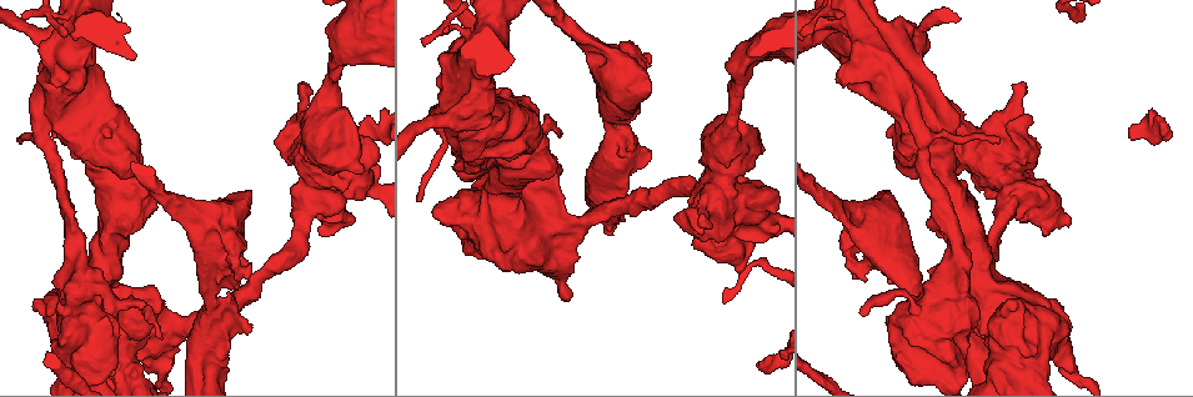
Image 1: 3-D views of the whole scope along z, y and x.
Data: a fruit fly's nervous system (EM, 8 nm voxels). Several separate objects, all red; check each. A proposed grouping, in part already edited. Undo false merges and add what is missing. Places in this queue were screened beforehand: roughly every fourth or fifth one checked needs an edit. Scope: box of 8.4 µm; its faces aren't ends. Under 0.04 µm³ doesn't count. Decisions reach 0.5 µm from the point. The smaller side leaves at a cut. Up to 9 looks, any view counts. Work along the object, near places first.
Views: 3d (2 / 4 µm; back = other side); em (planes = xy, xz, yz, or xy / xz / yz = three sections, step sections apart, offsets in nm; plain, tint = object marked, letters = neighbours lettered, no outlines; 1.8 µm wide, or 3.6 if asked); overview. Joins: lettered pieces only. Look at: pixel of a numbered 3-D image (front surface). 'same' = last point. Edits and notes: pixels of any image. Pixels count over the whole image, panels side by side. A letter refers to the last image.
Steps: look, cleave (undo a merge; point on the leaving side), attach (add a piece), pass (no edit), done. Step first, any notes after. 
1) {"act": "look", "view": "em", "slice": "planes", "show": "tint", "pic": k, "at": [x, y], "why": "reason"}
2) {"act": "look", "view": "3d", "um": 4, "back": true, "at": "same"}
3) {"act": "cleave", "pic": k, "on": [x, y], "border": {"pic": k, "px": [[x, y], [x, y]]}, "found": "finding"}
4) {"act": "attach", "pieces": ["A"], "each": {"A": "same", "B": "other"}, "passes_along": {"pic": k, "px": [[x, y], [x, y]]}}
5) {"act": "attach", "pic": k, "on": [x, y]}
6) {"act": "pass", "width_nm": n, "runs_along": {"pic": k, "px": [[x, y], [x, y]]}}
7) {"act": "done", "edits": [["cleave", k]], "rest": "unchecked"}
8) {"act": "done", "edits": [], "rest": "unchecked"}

{"act": "look", "view": "3d", "um": 4, "pic": 1, "at": [1008, 150], "why": "sudden change in width"}

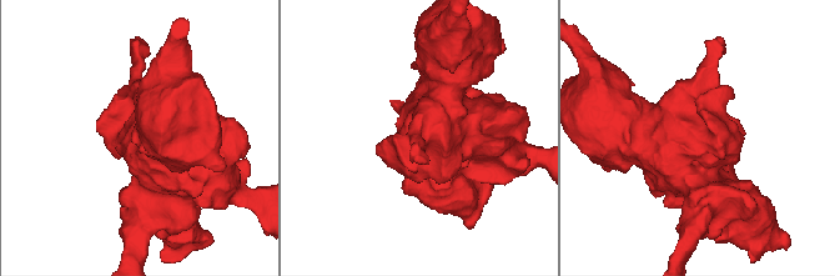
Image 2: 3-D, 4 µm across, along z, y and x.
{"act": "look", "view": "em", "slice": "planes", "show": "letters", "pic": 2, "at": [698, 137]}

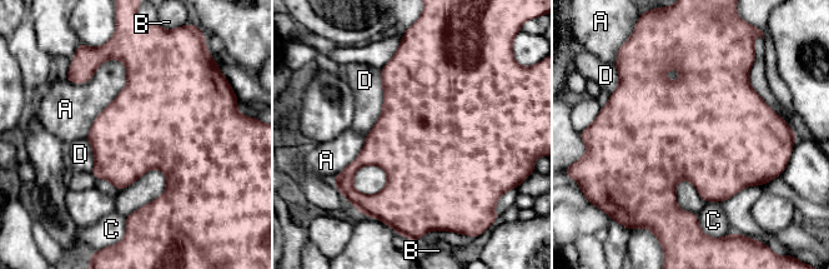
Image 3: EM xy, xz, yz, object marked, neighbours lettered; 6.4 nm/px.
{"act": "pass", "longest_contact_nm": ["A", 550], "each": {"A": "other", "B": "other", "C": "other", "D": "other"}, "border": {"pic": 3, "px": [[381, 70], [382, 113], [366, 135]]}, "found": "all the same neuron"}

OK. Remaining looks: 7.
{"act": "look", "view": "3d", "um": 4, "pic": 1, "at": [251, 190], "why": "stops while still wide"}

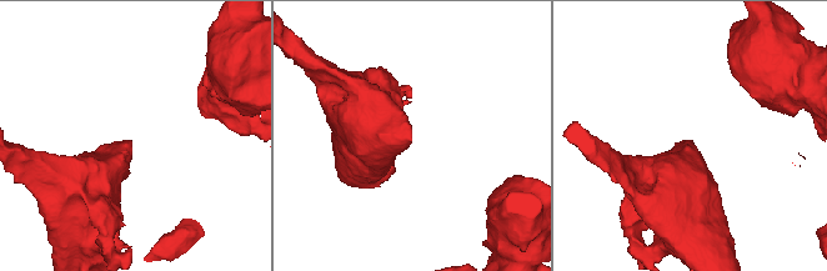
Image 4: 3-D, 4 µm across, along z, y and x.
{"act": "look", "view": "em", "slice": "yz", "step": 4, "show": "letters", "pic": 4, "at": [407, 136]}

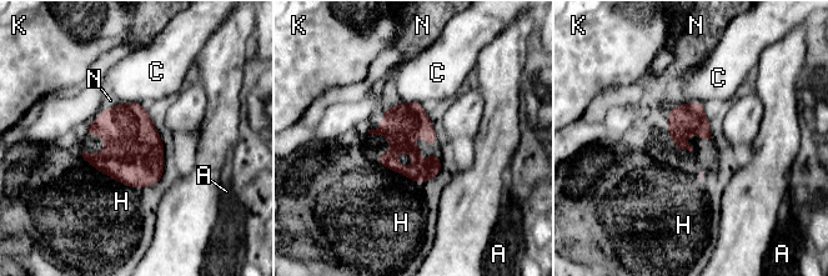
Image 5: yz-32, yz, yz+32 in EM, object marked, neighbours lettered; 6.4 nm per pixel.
{"act": "look", "view": "em", "slice": "planes", "show": "letters", "at": "same", "why": "cut it another way"}

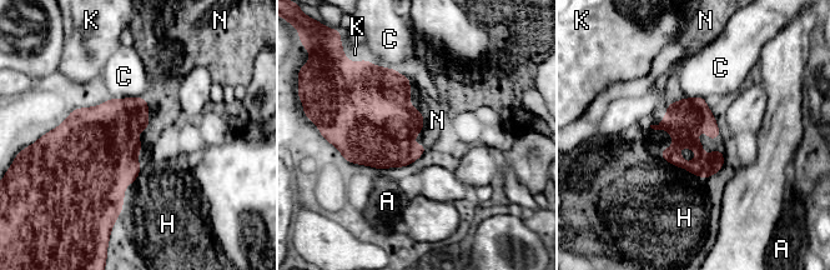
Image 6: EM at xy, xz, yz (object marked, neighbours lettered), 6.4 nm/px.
{"act": "attach", "pieces": ["N"], "width_nm": 240, "each": {"A": "other", "C": "other", "H": "other", "K": "other", "N": "same"}, "passes_along": {"pic": 6, "px": [[683, 119], [667, 110], [667, 86]]}, "found": "the neuron continues"}

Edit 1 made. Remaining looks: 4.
{"act": "look", "view": "em", "slice": "planes", "show": "letters", "pic": 1, "at": [648, 151], "why": "an open end"}

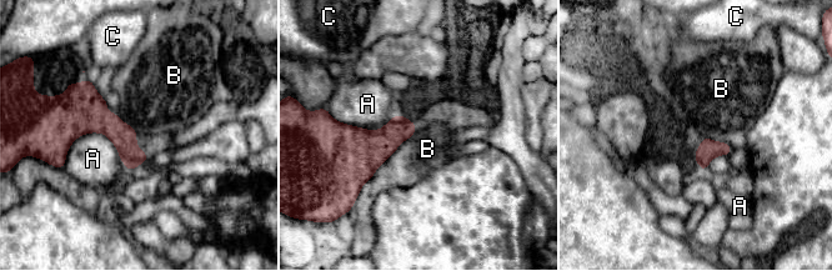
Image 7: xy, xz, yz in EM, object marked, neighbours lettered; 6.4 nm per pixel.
{"act": "pass", "each": {"A": "other", "B": "other", "C": "other"}, "border": {"pic": 7, "px": [[417, 130], [400, 144], [357, 192]]}, "found": "none of them fits"}

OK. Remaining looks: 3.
{"act": "look", "view": "em", "um": 3.6, "slice": "planes", "show": "letters", "pic": 1, "at": [134, 317], "why": "thick turns thin"}

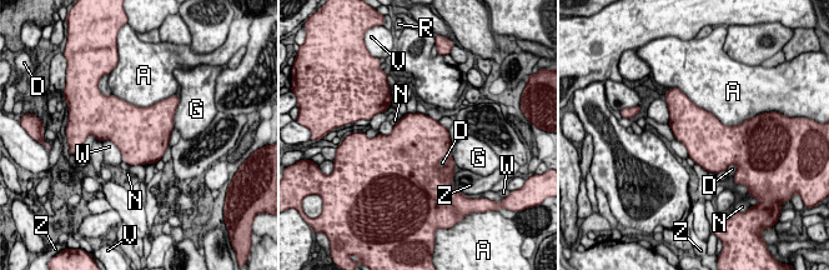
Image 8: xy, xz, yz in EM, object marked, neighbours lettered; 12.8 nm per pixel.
{"act": "pass", "longest_contact_nm": ["A", 800], "each": {"A": "other", "D": "other", "G": "other", "N": "other", "R": "other", "V": "other", "W": "other", "Z": "other"}, "found": "all the same neuron"}

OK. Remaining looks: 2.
{"act": "done", "edits": [["attach", 6]], "rest": "unchecked"}

